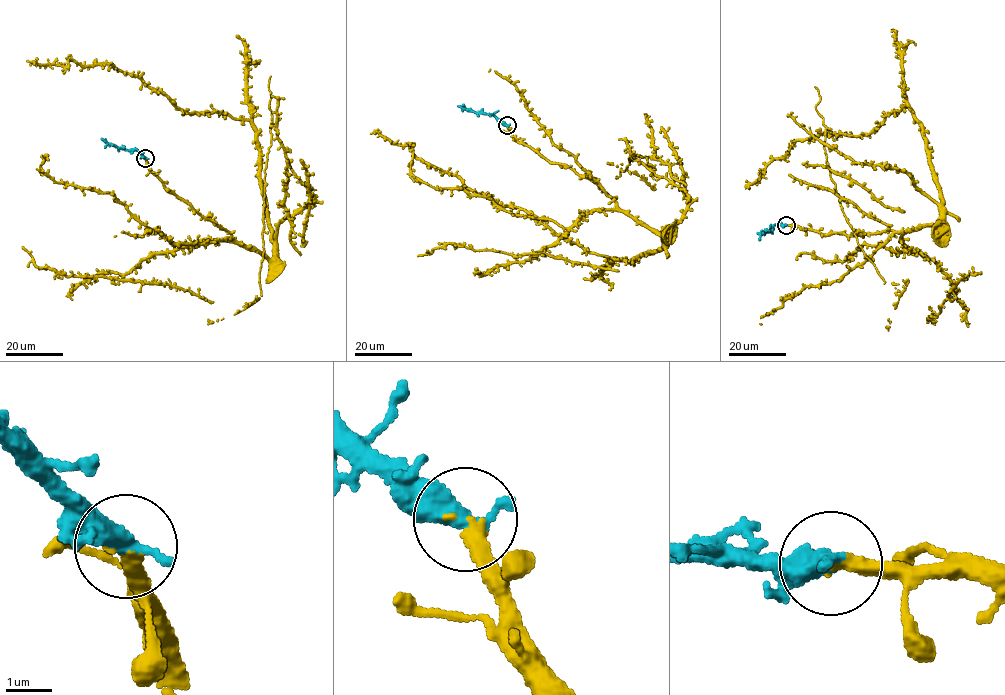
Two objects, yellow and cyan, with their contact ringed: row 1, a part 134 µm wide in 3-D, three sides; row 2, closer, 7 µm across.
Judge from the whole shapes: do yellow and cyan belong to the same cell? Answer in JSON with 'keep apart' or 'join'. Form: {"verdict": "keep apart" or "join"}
{"verdict": "join"}

